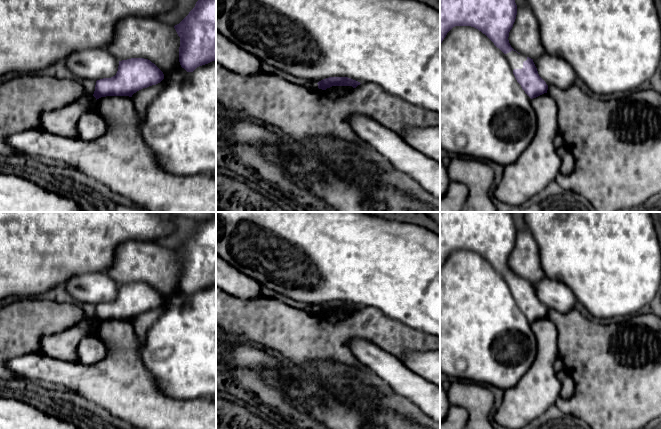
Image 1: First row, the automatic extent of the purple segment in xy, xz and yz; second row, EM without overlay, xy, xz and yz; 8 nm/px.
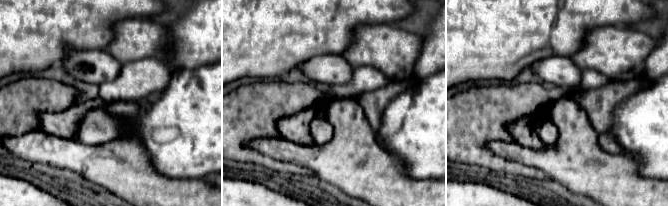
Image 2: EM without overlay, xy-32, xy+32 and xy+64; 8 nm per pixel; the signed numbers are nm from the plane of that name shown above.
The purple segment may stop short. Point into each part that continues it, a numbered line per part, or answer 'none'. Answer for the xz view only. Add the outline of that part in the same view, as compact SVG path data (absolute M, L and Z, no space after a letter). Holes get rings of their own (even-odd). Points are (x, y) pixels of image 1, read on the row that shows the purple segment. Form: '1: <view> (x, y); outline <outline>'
none

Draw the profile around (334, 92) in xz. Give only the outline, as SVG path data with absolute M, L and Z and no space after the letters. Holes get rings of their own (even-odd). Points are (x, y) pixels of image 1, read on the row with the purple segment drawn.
M332 86L324 91L330 98L338 99L344 97L353 89L354 88L352 86Z

